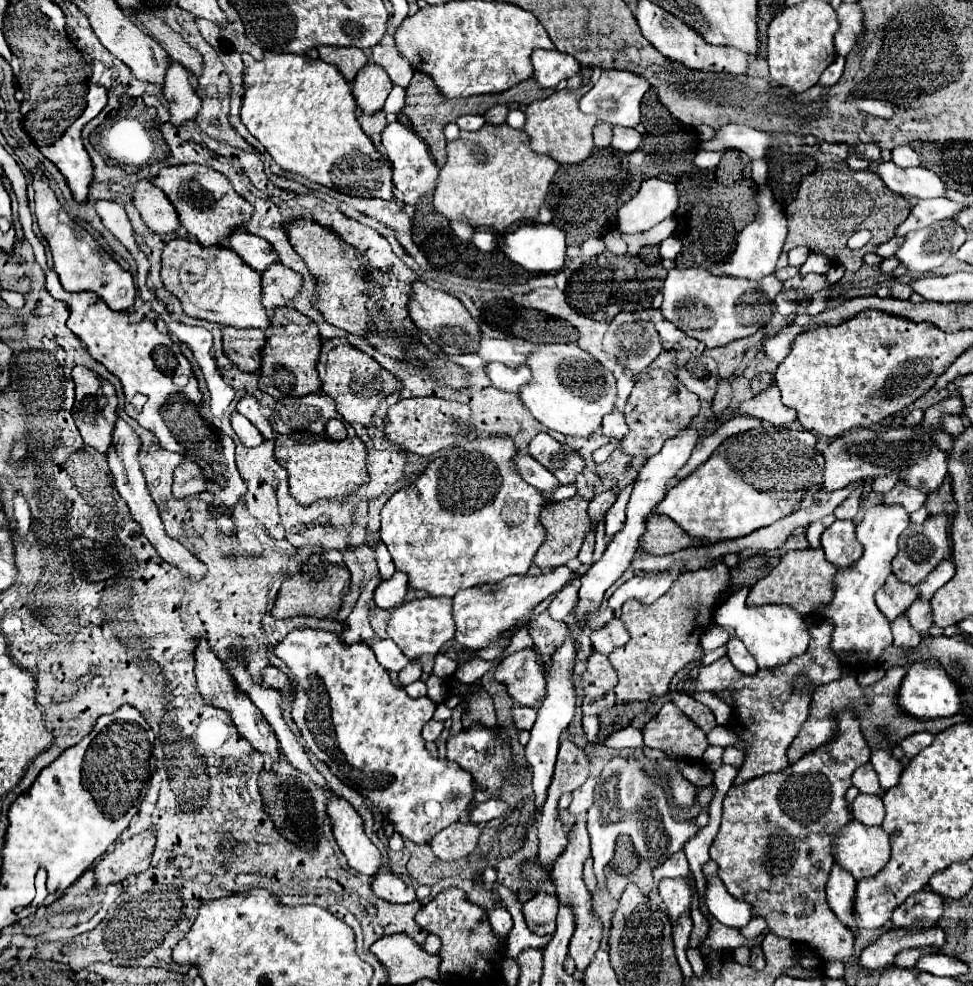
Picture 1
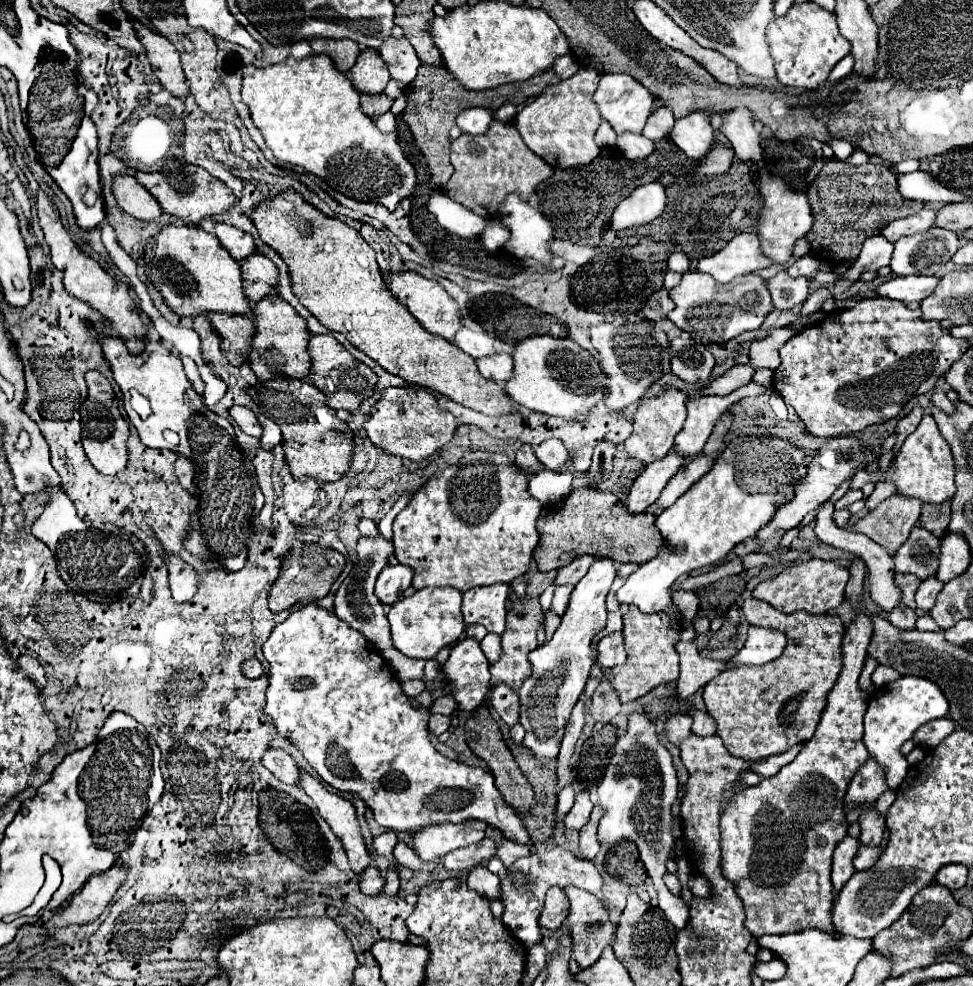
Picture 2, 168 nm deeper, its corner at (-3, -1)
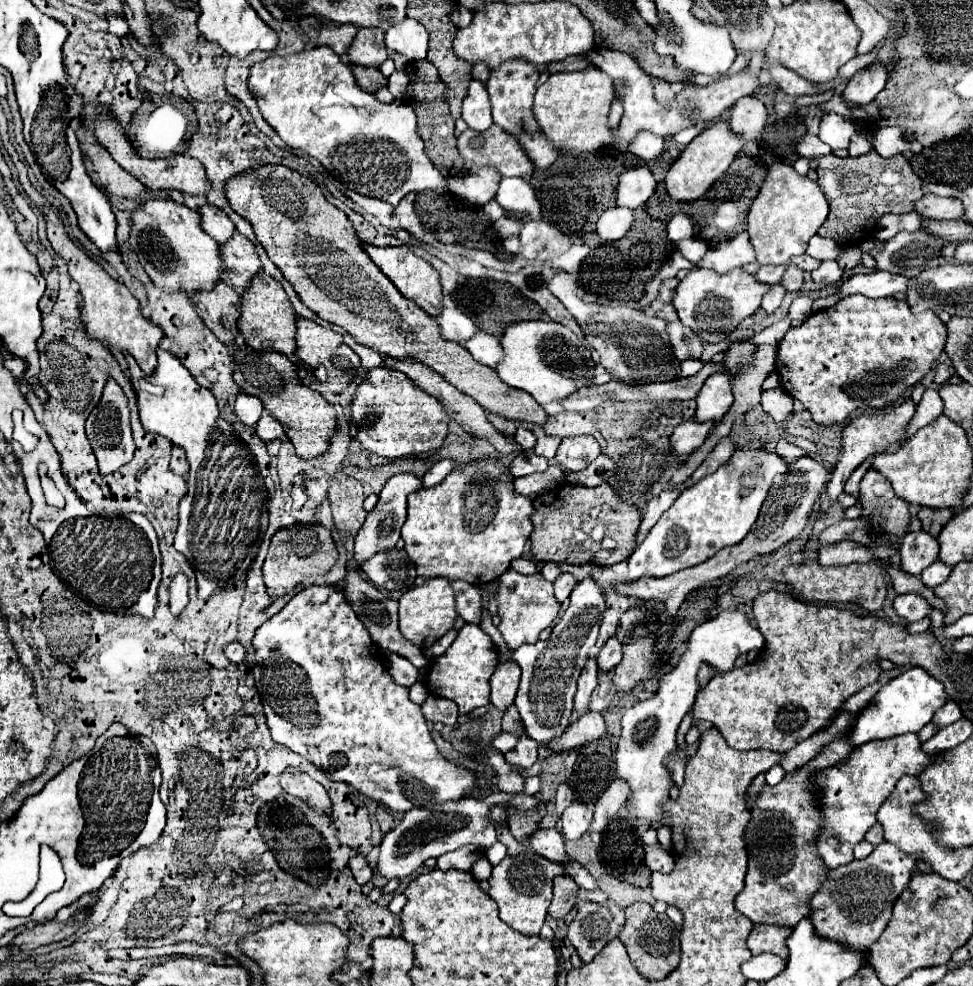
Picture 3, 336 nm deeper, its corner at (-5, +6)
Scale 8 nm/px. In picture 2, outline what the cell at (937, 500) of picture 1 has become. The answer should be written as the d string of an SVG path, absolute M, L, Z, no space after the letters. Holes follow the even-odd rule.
M951 501L945 503L925 503L921 509L921 527L929 529L931 533L935 533L937 537L945 535L945 529L949 525L949 513L951 513Z

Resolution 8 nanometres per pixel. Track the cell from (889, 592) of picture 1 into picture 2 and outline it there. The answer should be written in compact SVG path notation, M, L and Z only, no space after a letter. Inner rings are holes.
M825 507L817 513L815 517L815 535L823 541L823 543L829 543L837 549L843 549L845 553L851 553L851 555L857 555L861 557L867 567L869 567L869 585L871 585L871 599L883 609L883 611L893 611L901 599L903 599L903 593L901 589L895 585L895 571L893 571L893 557L881 547L877 545L875 541L871 541L869 537L861 535L861 533L853 533L853 531L847 531L847 529L839 529L835 523L833 523L833 507Z

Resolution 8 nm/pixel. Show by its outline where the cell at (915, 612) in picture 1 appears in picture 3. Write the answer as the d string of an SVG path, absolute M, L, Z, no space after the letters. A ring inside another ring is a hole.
M935 560L927 570L921 572L921 580L923 580L923 584L925 584L927 588L935 588L935 586L939 586L941 582L947 580L949 572L951 572L951 566L943 564L941 560Z

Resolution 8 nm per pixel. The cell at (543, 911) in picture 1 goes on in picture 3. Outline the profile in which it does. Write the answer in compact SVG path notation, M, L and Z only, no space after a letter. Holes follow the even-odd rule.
M557 876L553 880L553 902L549 906L549 916L557 920L565 918L577 902L577 892L579 886L571 880L571 876Z

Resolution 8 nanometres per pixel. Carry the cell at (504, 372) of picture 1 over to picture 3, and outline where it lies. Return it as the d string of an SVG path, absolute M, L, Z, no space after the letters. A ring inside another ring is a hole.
M477 332L473 338L465 340L465 348L471 352L471 356L485 364L495 368L497 362L501 360L501 344L495 336L487 334L487 332Z

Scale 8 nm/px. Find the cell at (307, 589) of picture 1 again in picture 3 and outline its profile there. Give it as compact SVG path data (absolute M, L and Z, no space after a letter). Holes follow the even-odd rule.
M293 524L289 528L281 528L273 534L267 558L263 562L263 580L267 586L267 592L273 598L285 596L289 590L293 590L303 578L309 576L323 576L337 560L337 548L333 544L331 532L321 524Z

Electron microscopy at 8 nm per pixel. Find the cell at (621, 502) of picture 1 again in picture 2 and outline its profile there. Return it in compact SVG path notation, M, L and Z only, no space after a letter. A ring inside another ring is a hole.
M671 449L667 453L665 459L651 463L645 467L645 471L635 479L629 495L627 495L627 503L625 509L631 515L643 513L651 503L655 503L663 491L663 487L667 485L667 481L679 471L679 467L685 461Z

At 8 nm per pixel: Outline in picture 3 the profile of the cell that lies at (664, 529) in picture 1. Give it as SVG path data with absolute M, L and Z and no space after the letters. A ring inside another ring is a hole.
M605 482L597 488L581 484L561 484L533 498L533 532L531 552L537 562L567 562L567 564L591 564L611 566L625 560L635 546L635 532L641 524L641 512L637 506L619 500L617 492Z

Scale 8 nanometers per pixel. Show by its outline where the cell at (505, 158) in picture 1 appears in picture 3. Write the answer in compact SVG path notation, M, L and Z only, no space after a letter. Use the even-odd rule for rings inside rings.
M497 124L485 132L467 128L457 138L459 154L465 160L463 172L477 172L483 166L495 166L503 176L525 176L533 172L533 164L519 148L513 136L507 136Z

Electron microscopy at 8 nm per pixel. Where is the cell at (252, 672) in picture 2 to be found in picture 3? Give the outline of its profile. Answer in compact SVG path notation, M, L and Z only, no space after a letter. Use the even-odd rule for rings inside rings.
M239 642L227 644L223 652L225 652L225 656L227 656L231 662L241 662L241 660L245 658L245 648L243 648L243 644L239 644Z

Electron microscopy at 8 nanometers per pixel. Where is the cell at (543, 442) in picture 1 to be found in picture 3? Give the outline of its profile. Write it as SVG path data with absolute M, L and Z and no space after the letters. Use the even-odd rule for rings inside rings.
M539 436L533 452L535 452L537 456L543 456L543 458L549 460L549 458L555 458L555 452L557 452L559 444L561 444L559 436Z

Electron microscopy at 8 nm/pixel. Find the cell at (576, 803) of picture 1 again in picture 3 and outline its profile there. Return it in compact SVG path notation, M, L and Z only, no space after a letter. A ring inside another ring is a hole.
M581 802L571 804L561 814L561 822L563 822L561 834L567 840L579 840L589 830L591 818L593 818L593 806L587 806L587 804L581 804Z

